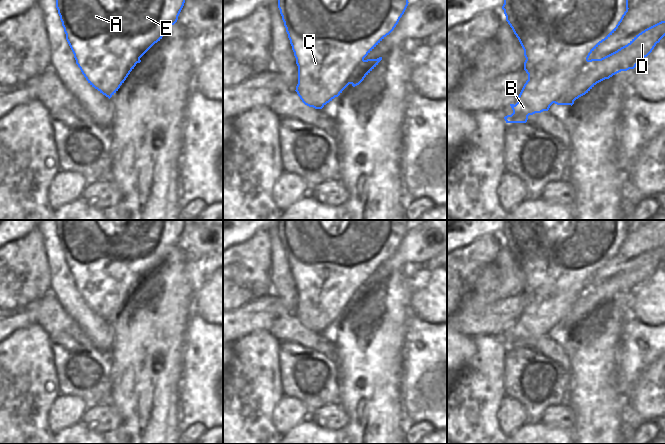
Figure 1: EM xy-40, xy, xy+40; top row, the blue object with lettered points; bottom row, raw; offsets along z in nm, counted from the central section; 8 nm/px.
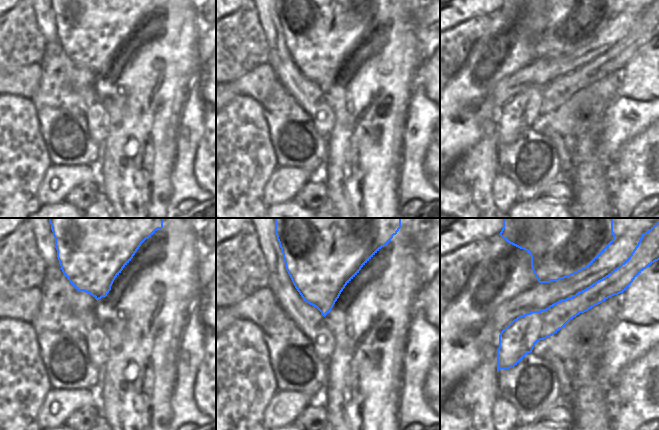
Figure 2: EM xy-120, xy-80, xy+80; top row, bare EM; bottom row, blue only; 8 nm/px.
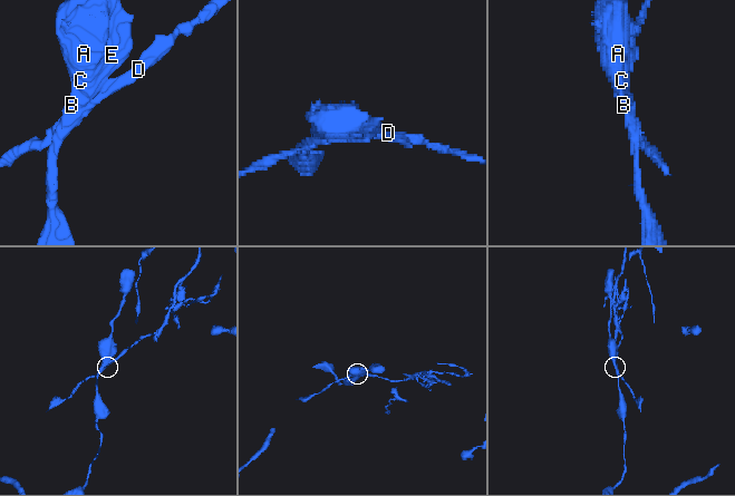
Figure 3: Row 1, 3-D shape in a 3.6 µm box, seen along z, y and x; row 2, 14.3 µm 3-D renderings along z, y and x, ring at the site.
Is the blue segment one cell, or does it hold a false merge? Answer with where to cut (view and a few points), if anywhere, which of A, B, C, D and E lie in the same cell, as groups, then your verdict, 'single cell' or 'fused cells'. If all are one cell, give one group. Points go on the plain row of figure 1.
xy+40 (588, 284), (580, 298), (569, 311), (567, 319), (573, 324) | A B C E / D | fused cells

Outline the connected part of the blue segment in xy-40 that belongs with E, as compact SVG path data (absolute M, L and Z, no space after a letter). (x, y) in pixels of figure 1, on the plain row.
M56 220L56 232L88 307L109 323L140 282L177 246L186 220Z

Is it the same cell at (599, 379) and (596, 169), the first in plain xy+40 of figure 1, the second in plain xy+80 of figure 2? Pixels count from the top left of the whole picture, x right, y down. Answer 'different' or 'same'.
same

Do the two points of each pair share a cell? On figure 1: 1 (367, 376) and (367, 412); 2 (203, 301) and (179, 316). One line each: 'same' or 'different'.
1: same
2: different

